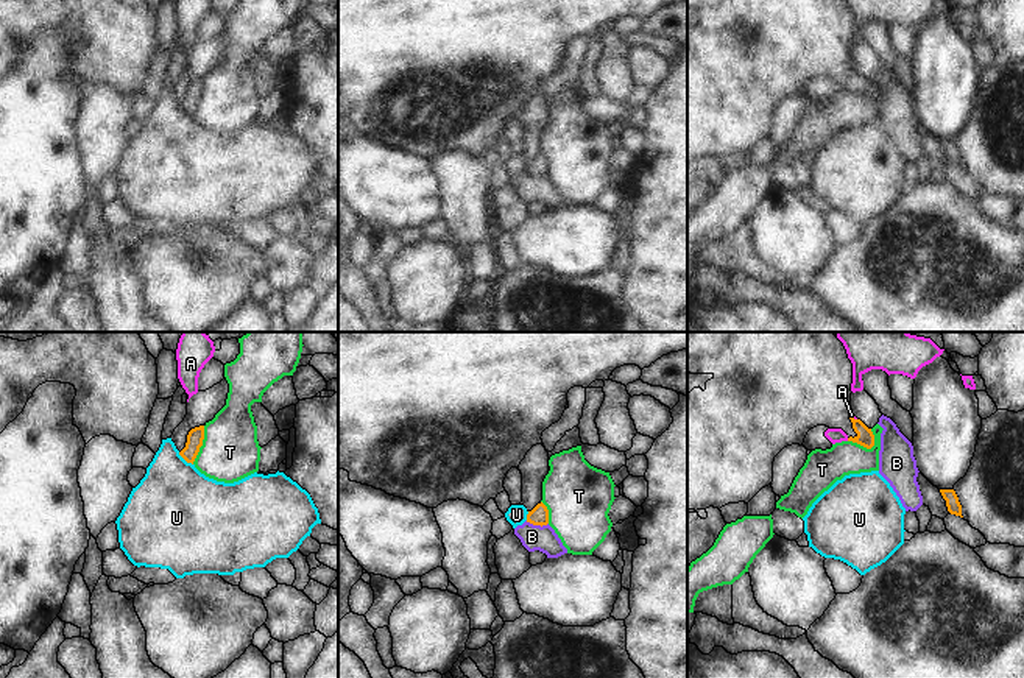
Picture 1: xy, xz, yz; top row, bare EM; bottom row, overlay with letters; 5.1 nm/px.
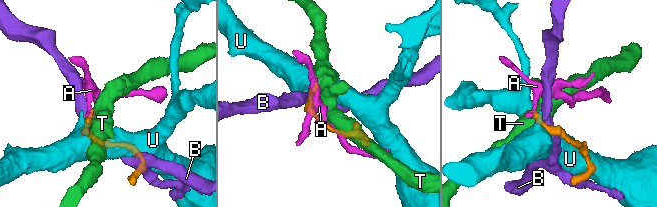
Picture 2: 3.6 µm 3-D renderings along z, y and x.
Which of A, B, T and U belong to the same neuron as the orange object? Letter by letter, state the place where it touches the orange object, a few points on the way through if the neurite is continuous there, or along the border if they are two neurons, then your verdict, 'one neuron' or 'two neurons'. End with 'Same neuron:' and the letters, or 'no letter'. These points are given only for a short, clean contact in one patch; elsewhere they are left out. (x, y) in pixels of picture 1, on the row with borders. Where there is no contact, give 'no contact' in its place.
A: meets orange in yz at (853, 418); border along yz (850, 416), (856, 420); two neurons
B: meets orange in xz at (536, 524); border along xz (526, 521), (535, 526), (547, 524); two neurons
T: meets orange in yz at (865, 446); border along yz (875, 435), (875, 443), (870, 448), (848, 440); two neurons
U: meets orange in xy at (186, 460); border along xy (178, 452), (192, 465); two neurons
Same neuron: no letter

